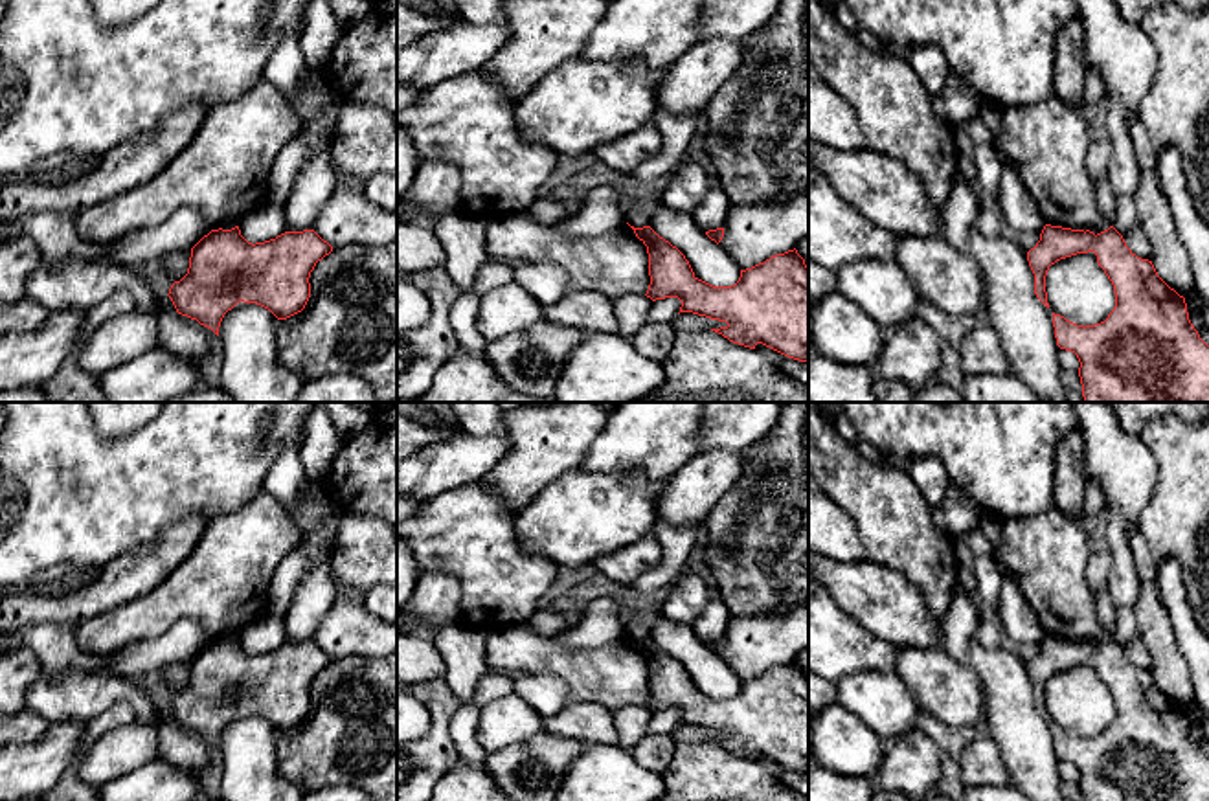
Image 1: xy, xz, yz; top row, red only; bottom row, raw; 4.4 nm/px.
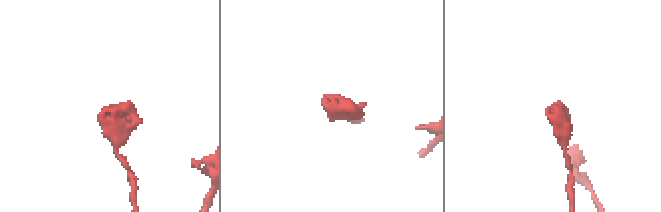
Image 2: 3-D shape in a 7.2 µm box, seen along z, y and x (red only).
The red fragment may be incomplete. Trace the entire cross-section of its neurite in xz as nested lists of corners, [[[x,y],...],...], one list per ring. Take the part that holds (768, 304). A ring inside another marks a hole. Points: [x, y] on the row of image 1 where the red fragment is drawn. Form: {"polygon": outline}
{"polygon": [[[650,226],[630,228],[649,254],[647,298],[678,298],[680,312],[726,322],[711,331],[733,344],[750,349],[763,344],[808,362],[808,266],[796,248],[740,270],[731,287],[713,287],[698,279],[685,255]]]}

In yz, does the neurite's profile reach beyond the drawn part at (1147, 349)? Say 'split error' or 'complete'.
complete

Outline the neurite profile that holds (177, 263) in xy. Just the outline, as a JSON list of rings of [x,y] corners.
[[[191,250],[169,252],[164,255],[165,270],[173,283],[180,281],[187,274],[189,257],[191,257]]]

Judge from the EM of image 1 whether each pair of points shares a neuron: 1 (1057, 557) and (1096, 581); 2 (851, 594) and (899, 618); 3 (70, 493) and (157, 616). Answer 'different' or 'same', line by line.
1: different
2: same
3: different

